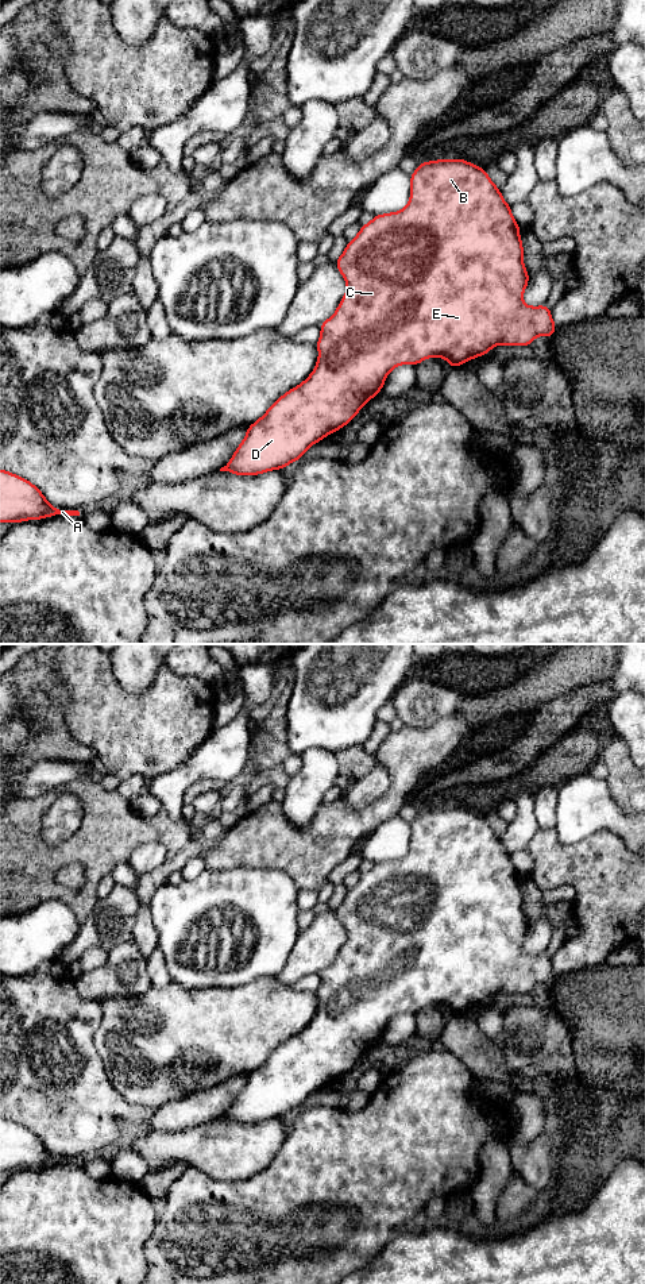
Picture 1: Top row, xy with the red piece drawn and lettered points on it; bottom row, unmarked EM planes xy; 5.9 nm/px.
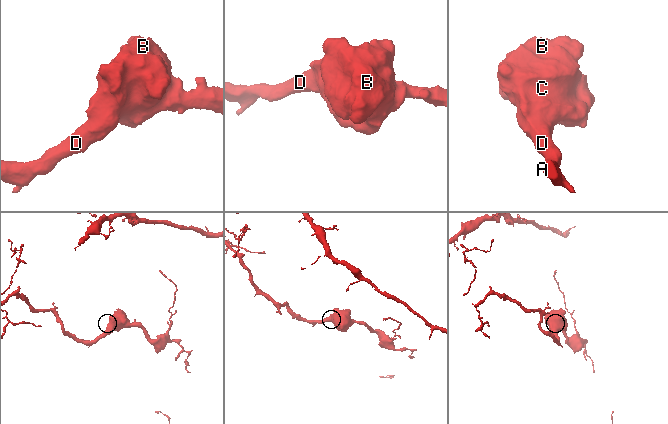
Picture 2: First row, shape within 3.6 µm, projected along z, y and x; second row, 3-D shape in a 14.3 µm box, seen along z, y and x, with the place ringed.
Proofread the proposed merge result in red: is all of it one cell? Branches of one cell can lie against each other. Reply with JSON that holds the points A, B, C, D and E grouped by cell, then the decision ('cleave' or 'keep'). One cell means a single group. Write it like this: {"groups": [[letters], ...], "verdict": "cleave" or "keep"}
{"groups": [["A", "B", "C", "D", "E"]], "verdict": "keep"}

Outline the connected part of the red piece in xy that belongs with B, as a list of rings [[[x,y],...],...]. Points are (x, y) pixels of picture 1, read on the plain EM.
[[[461,806],[420,811],[410,824],[409,852],[399,860],[376,863],[362,874],[335,910],[345,926],[347,941],[335,963],[320,973],[321,984],[316,991],[320,1000],[314,1018],[247,1076],[244,1088],[220,1119],[259,1123],[301,1107],[312,1092],[351,1071],[366,1050],[383,1037],[386,1025],[398,1013],[417,1014],[426,1006],[437,1005],[445,1006],[449,1015],[457,1015],[498,992],[530,994],[538,983],[551,986],[557,975],[546,952],[528,955],[522,949],[529,930],[522,902],[520,874],[501,837],[483,815]]]

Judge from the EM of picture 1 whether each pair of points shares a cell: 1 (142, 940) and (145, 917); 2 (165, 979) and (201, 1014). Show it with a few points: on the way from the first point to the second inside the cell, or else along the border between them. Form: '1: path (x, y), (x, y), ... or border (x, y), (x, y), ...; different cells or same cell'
1: path (143, 934), (143, 922); same cell
2: border (170, 980), (165, 986), (151, 987); different cells

